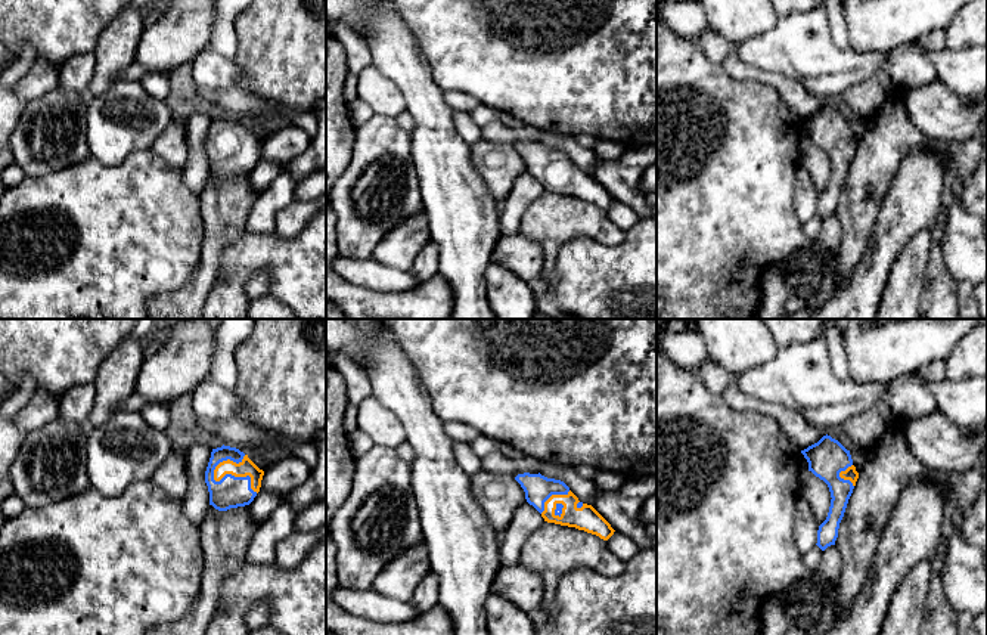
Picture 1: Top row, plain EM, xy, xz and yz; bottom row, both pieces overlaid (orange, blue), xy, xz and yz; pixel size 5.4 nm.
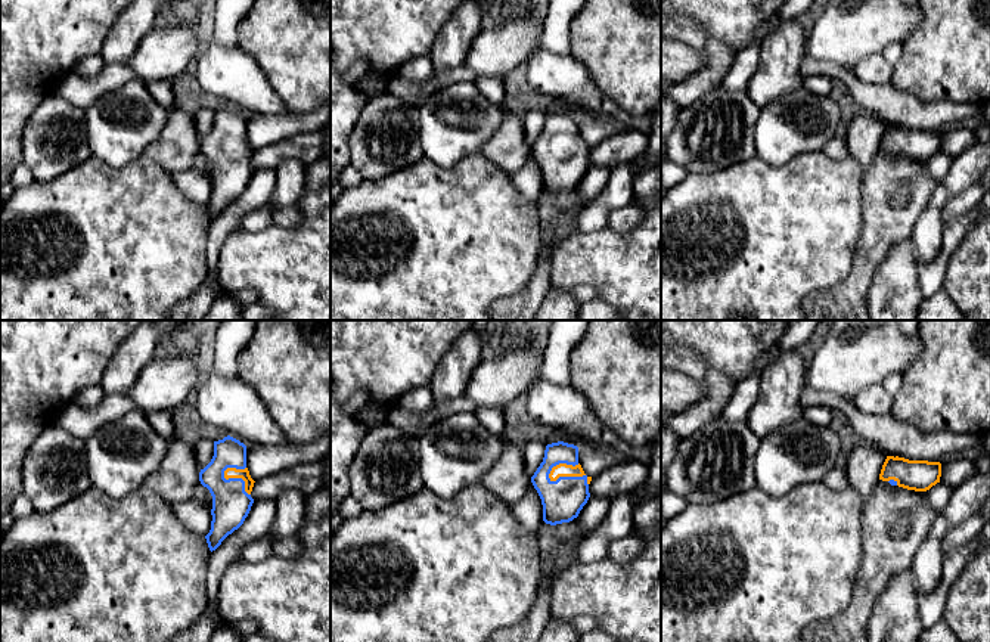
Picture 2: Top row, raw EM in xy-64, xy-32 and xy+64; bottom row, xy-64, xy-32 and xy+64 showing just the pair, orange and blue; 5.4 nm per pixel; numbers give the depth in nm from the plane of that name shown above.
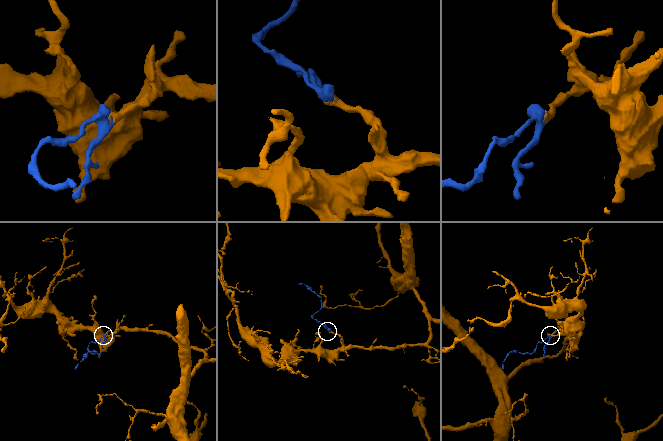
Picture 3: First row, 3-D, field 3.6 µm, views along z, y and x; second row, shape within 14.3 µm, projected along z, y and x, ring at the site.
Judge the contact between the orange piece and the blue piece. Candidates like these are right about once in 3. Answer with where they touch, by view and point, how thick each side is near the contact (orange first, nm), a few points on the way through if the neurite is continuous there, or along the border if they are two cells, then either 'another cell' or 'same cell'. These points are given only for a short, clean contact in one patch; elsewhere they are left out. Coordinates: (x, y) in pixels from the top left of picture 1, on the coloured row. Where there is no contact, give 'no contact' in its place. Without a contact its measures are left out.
meets orange in xy at (235, 476); 90 nm thick on the orange side, 180 nm on the other; runs through xy (247, 467), (235, 476), (230, 492); same cell

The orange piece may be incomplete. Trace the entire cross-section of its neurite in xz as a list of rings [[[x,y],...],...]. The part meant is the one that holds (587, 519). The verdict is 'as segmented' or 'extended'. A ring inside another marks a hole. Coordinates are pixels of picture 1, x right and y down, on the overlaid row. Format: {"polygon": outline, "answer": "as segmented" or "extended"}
{"polygon": [[[518,474],[515,480],[525,492],[525,499],[533,505],[547,523],[575,527],[587,533],[596,535],[603,540],[608,540],[614,535],[611,524],[592,507],[578,501],[578,498],[569,490],[569,487],[555,478],[547,478],[538,474]]], "answer": "extended"}

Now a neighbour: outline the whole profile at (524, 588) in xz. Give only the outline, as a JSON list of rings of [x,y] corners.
[[[521,564],[500,567],[491,583],[491,594],[509,600],[531,616],[541,611],[543,592],[541,577]]]

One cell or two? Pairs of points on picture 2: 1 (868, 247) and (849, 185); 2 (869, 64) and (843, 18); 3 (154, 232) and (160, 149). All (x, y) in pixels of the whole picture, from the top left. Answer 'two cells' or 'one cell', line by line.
1: two cells
2: two cells
3: two cells

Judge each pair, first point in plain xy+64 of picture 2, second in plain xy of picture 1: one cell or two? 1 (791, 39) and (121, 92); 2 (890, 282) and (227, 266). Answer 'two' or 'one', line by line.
1: two
2: two

